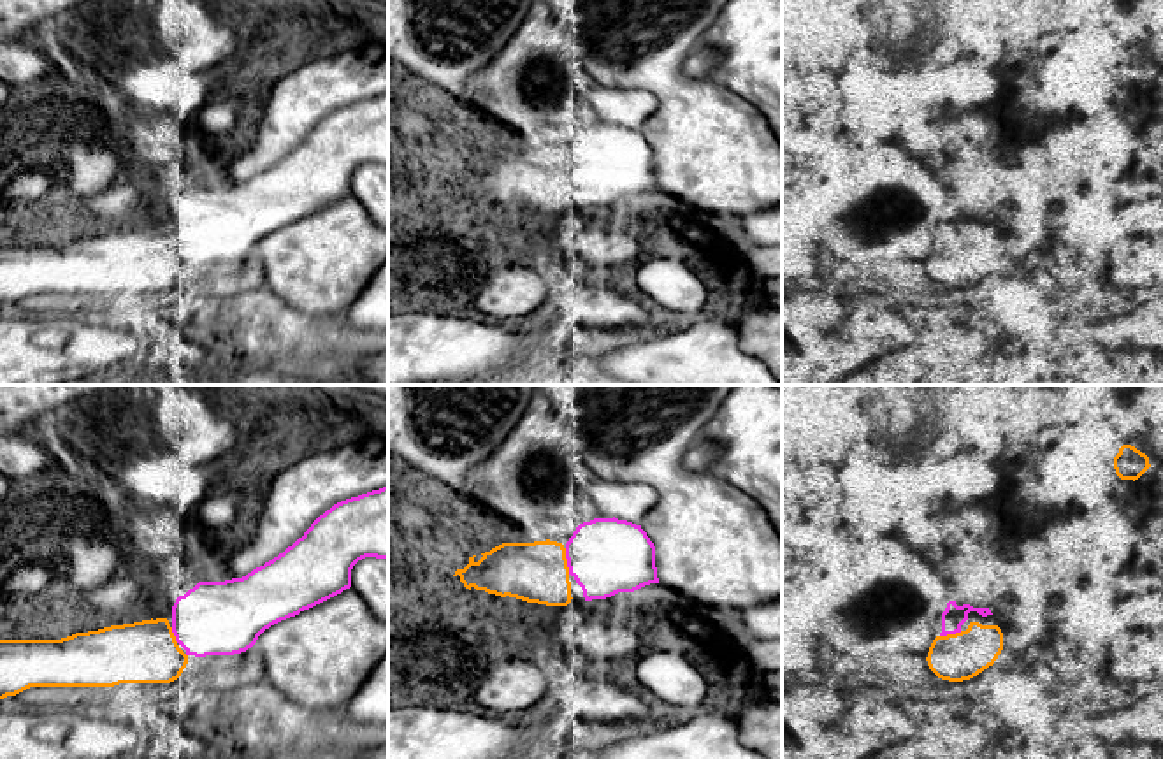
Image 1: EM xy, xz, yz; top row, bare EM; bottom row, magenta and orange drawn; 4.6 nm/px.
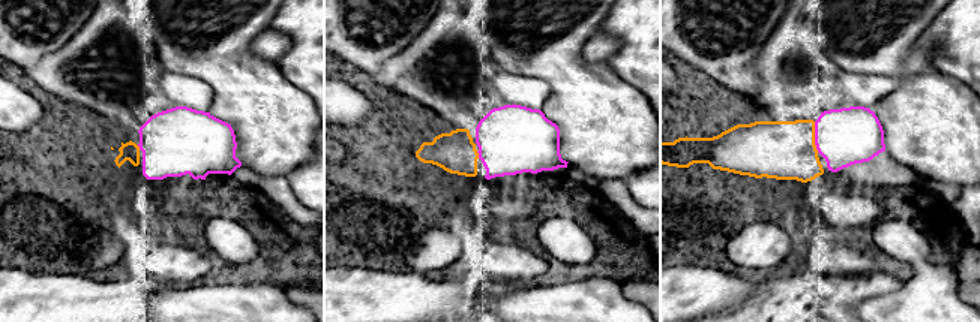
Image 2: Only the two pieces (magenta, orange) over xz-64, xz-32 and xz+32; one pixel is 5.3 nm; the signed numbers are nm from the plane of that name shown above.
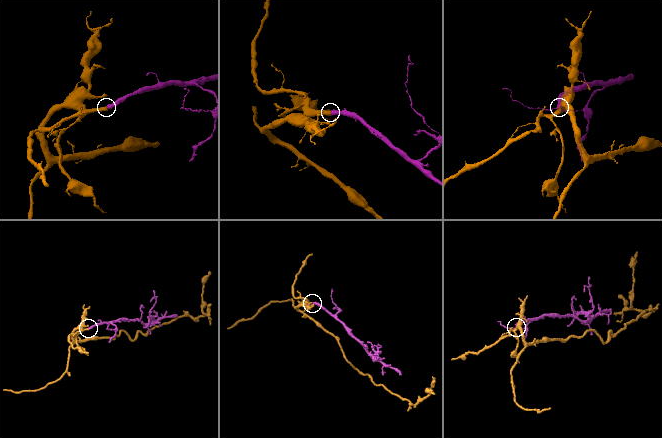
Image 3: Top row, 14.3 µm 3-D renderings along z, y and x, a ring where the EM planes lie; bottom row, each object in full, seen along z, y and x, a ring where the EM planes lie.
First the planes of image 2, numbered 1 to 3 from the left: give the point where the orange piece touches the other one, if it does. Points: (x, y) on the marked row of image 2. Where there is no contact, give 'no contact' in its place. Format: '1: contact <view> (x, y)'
1: contact xz-64 (138, 146)
2: contact xz-32 (479, 155)
3: contact xz+32 (815, 137)

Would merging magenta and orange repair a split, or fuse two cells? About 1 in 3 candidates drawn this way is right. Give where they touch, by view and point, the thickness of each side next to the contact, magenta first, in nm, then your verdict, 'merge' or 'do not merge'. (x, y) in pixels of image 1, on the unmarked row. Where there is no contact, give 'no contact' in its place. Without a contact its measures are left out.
xz (568, 167) | 360/280 nm | merge

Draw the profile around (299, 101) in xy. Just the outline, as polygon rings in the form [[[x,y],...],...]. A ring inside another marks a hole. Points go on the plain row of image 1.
[[[367,42],[358,49],[320,56],[297,67],[272,84],[253,146],[227,160],[225,176],[232,184],[246,183],[292,153],[334,111],[386,91],[388,44]]]

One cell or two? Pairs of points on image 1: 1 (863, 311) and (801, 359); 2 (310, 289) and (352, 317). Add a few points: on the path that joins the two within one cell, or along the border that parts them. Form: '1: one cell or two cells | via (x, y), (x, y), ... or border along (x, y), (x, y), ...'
1: one cell | via (851, 327), (824, 354), (817, 355)
2: two cells | border along (369, 278), (359, 296), (336, 317)

